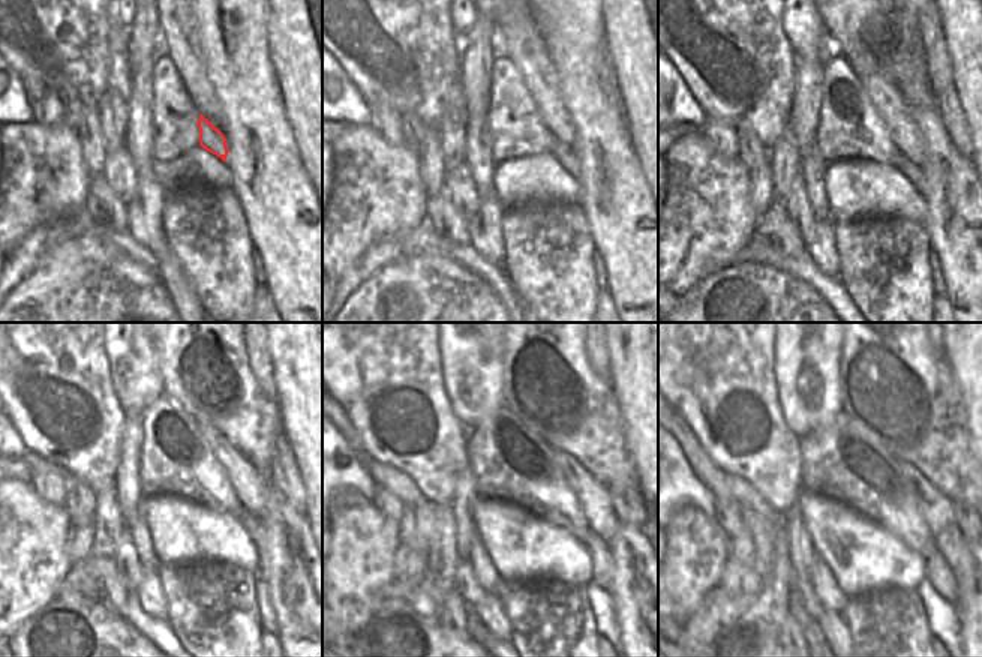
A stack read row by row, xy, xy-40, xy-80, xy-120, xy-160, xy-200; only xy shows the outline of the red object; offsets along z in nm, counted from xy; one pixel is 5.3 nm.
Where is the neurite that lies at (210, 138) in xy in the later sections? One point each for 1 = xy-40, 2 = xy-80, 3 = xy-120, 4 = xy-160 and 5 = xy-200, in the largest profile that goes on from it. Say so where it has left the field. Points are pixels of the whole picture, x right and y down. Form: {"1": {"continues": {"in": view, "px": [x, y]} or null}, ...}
{"1": {"continues": {"in": "xy-40", "px": [565, 155]}}, "2": {"continues": {"in": "xy-80", "px": [904, 164]}}, "3": {"continues": {"in": "xy-120", "px": [252, 524]}}, "4": {"continues": {"in": "xy-160", "px": [601, 563]}}, "5": {"continues": {"in": "xy-200", "px": [937, 570]}}}

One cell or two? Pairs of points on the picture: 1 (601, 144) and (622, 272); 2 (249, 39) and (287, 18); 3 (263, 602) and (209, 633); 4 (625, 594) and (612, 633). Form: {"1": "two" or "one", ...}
{"1": "one", "2": "two", "3": "two", "4": "two"}

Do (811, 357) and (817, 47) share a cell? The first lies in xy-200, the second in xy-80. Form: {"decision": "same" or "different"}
{"decision": "same"}

